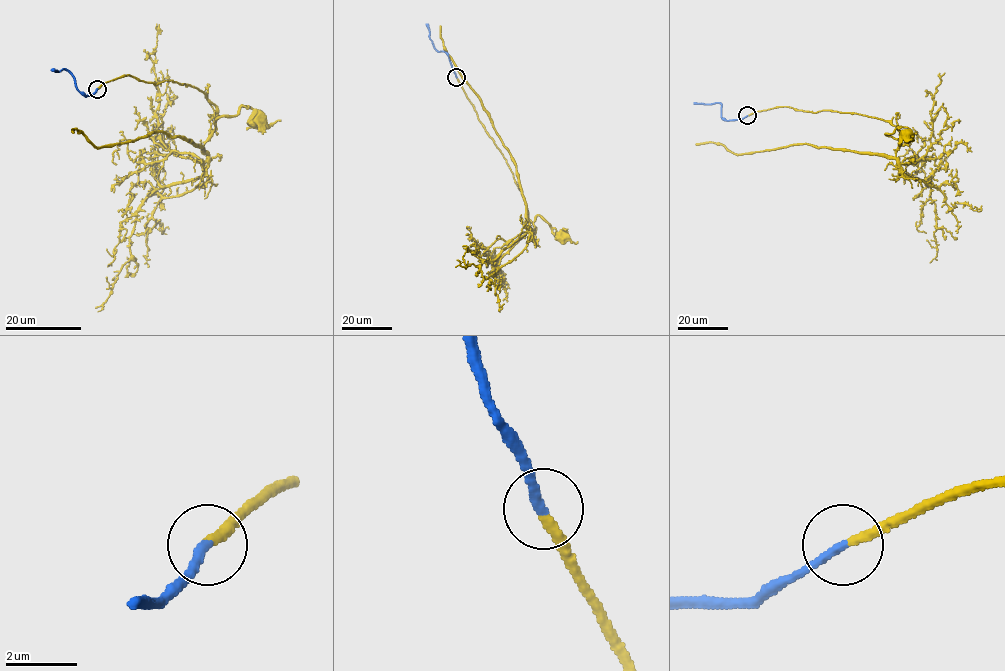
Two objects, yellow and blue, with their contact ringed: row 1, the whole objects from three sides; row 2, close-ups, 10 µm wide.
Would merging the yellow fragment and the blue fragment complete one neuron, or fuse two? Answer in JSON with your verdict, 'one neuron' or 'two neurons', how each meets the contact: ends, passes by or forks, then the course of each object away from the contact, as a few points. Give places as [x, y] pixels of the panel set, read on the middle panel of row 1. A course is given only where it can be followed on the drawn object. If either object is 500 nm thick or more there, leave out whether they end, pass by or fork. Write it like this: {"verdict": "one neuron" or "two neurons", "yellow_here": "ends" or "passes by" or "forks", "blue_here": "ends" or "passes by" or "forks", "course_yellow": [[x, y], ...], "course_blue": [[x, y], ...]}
{"verdict": "one neuron", "yellow_here": "ends", "blue_here": "ends", "course_yellow": [[457, 77], [478, 120], [512, 173], [534, 231], [535, 217], [541, 216], [551, 231], [562, 238]], "course_blue": [[457, 77], [448, 55], [438, 51], [430, 38], [426, 23]]}

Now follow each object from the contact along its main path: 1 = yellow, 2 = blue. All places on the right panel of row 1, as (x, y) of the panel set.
1: (747, 115), (790, 107), (856, 113), (888, 120), (901, 133), (887, 136), (901, 127), (909, 129), (908, 136)
2: (747, 115), (725, 120), (719, 103), (693, 103)

